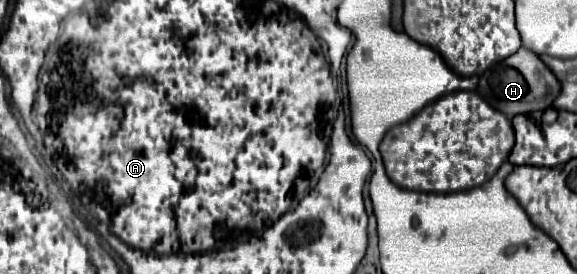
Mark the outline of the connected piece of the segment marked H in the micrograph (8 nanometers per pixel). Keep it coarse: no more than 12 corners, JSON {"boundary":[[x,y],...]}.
{"boundary":[[521,47],[477,93],[507,117],[549,109],[561,83]]}

